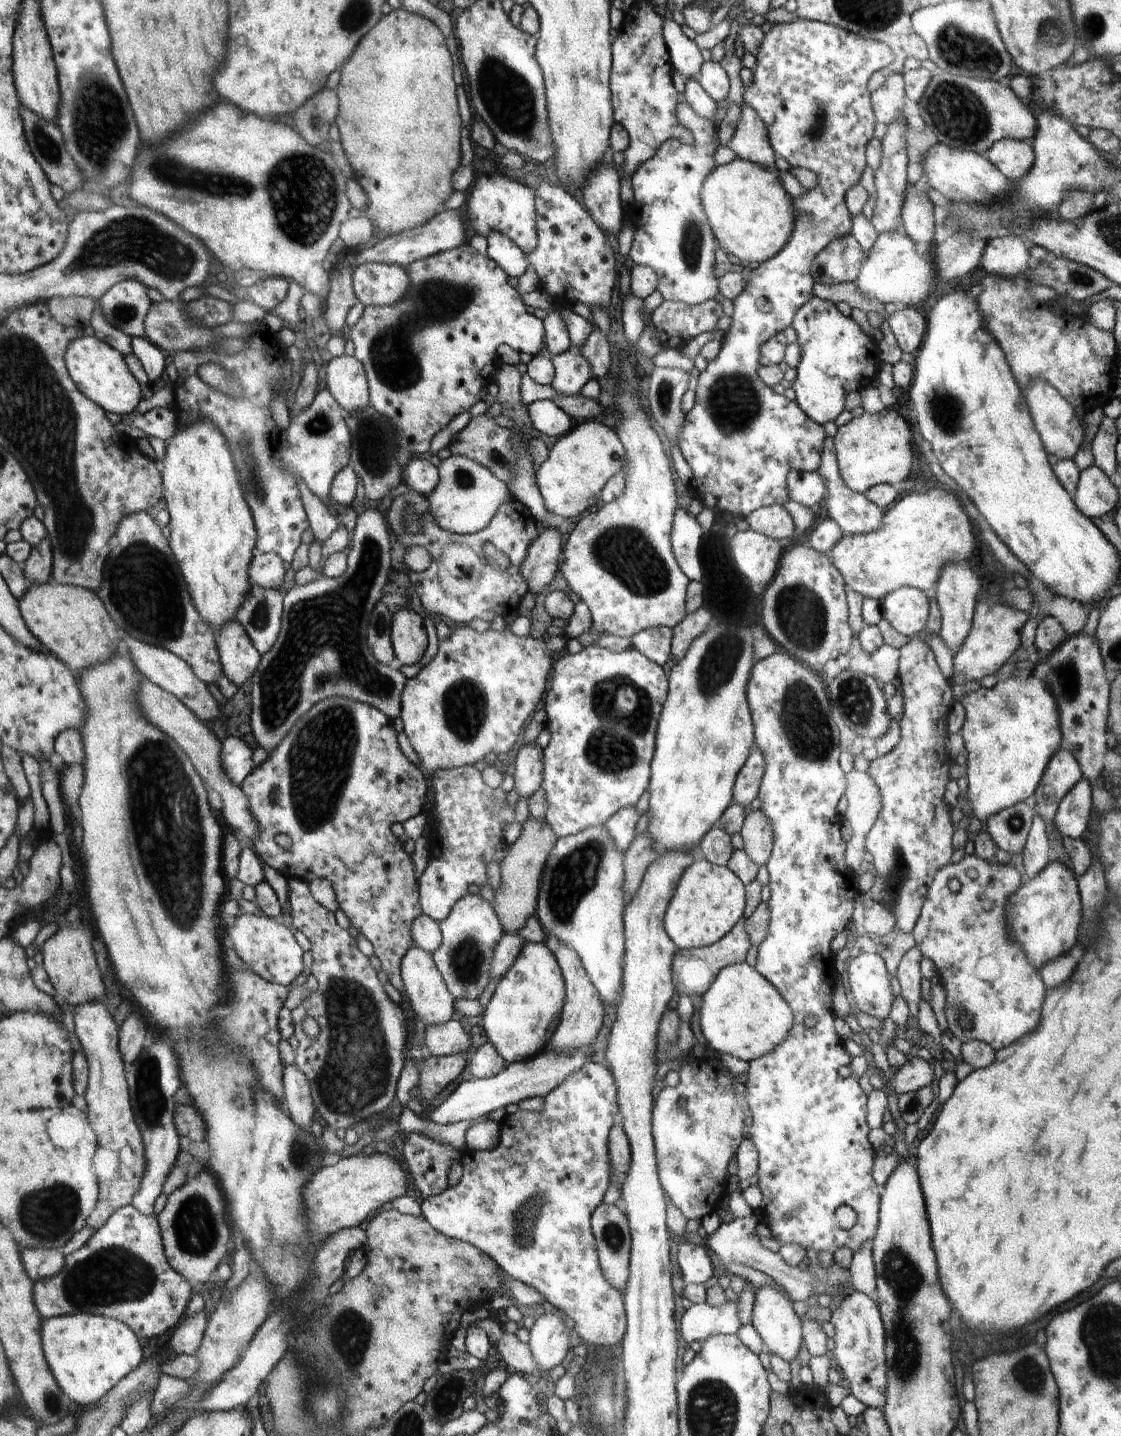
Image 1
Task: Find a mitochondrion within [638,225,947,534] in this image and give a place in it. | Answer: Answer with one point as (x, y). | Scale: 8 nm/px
(734, 403)

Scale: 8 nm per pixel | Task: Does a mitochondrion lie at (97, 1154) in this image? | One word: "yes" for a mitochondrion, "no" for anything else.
no

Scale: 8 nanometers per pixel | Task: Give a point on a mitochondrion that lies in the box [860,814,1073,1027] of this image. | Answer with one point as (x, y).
(896, 876)

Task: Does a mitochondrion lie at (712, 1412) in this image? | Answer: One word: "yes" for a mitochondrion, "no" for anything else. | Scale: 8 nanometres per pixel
yes

